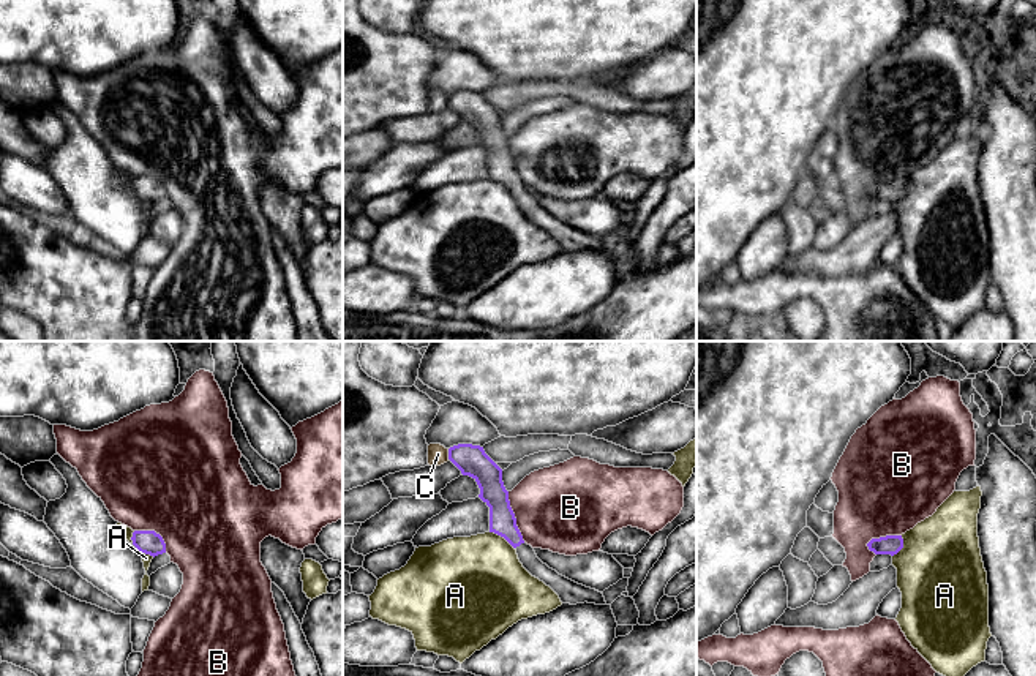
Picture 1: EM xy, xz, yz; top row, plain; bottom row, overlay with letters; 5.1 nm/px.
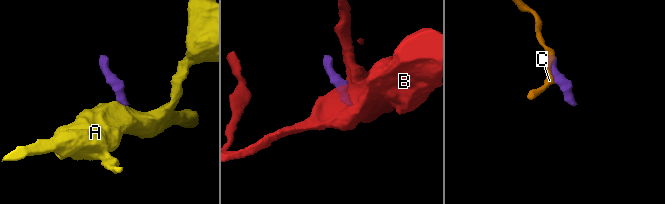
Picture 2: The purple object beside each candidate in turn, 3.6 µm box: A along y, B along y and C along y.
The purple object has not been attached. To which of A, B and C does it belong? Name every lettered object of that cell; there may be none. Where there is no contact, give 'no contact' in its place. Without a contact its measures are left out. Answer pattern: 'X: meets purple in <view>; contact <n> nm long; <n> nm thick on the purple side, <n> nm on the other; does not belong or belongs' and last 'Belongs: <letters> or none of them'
A: meets purple in xz; contact 160 nm long; 140 nm thick on the purple side, 440 nm on the other; does not belong
B: meets purple in xz; contact 280 nm long; 140 nm thick on the purple side, 440 nm on the other; does not belong
C: meets purple in xz; contact 60 nm long; 160 nm thick on the purple side, 100 nm on the other; does not belong
Belongs: none of them

